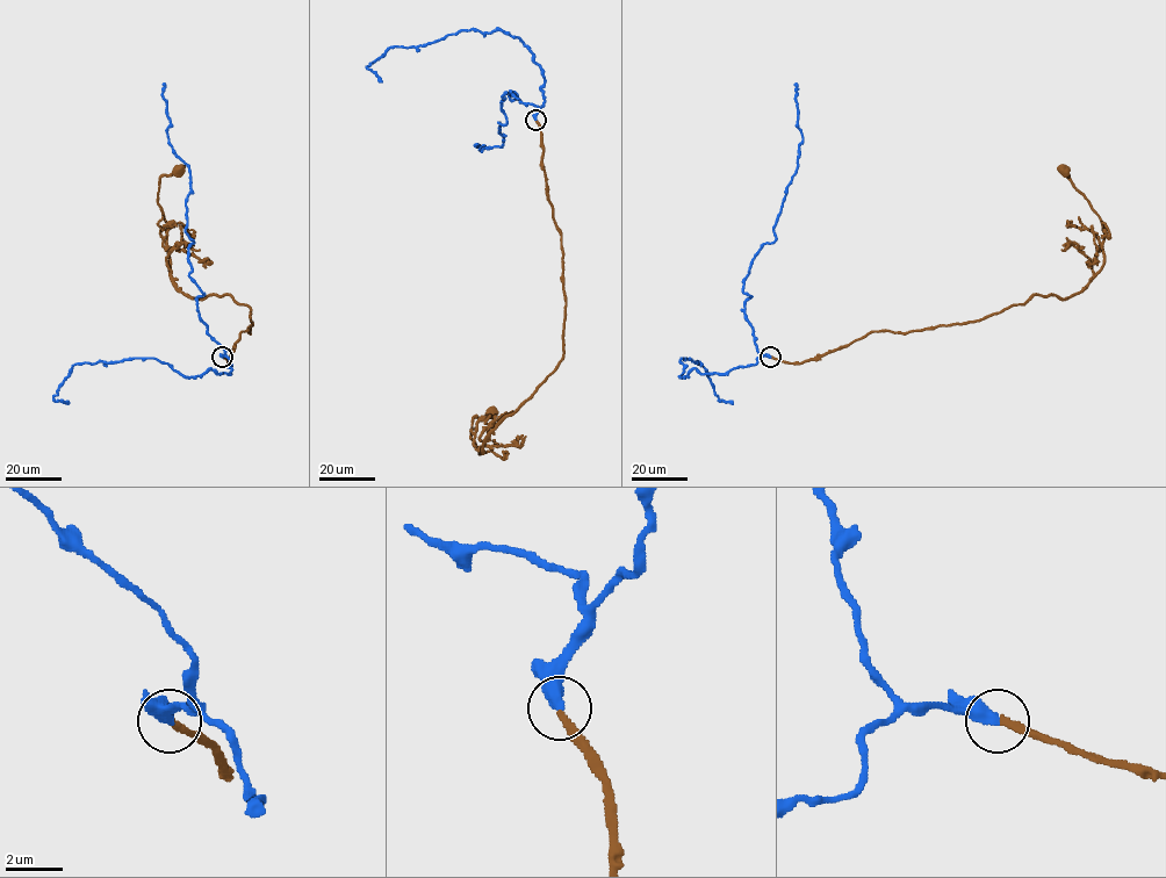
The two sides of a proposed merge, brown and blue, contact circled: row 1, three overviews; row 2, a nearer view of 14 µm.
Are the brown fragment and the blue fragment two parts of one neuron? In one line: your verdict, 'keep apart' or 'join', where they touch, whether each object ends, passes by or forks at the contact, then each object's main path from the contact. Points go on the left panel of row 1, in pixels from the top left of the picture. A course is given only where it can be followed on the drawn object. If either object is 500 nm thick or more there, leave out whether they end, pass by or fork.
join | (222, 357) | brown ends | blue ends | brown via (223, 358), (230, 362), (239, 333), (250, 332), (250, 308), (177, 288), (157, 201), (159, 178), (179, 170) | blue via (223, 357), (200, 317), (196, 297), (203, 294), (189, 275), (191, 177), (168, 142), (163, 83)

